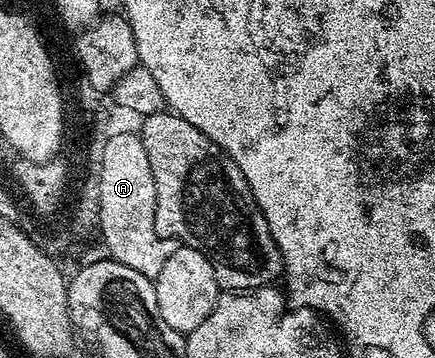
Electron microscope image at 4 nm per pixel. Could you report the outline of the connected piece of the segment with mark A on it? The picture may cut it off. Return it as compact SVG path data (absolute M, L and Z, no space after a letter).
M137 132L134 133L114 133L105 138L101 142L102 158L99 167L99 203L100 203L100 219L98 227L100 230L100 240L106 244L111 258L120 263L124 263L124 267L132 267L132 271L140 271L140 275L155 279L160 274L160 269L164 266L164 261L172 255L176 242L172 237L161 237L156 235L156 227L154 226L154 216L156 215L156 183L152 179L152 167L148 167L148 154L144 152L144 143L141 136Z

